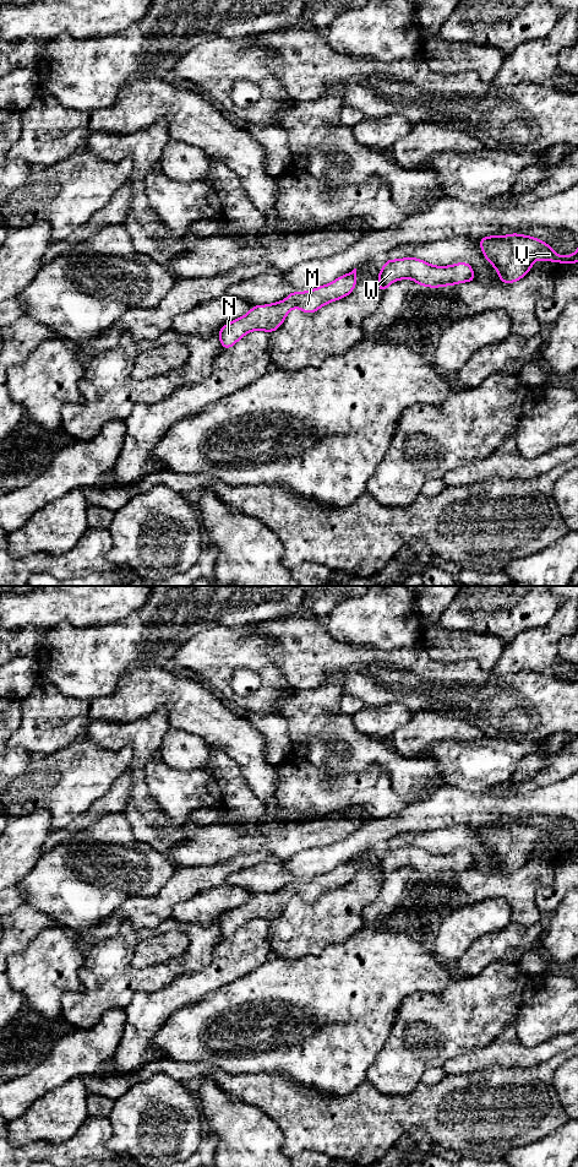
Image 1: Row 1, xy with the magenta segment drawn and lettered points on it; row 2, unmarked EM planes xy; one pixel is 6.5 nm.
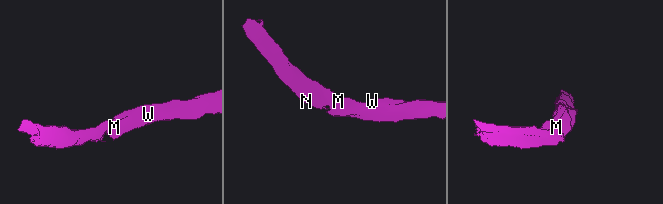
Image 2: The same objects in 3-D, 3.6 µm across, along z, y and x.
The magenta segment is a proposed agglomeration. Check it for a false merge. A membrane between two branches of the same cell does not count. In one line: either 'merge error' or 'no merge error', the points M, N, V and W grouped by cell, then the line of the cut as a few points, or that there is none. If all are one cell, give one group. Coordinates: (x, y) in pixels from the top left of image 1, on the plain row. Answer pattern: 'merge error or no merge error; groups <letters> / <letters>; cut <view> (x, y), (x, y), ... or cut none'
no merge error; groups M N V W; cut none

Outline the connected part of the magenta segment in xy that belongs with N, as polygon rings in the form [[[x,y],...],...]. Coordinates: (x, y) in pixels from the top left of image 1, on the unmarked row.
[[[356,857],[328,873],[311,879],[290,880],[282,890],[273,890],[268,894],[252,894],[246,903],[225,912],[217,924],[223,938],[229,938],[251,919],[274,921],[284,911],[293,896],[298,896],[306,902],[313,902],[321,895],[351,883],[355,874]]]

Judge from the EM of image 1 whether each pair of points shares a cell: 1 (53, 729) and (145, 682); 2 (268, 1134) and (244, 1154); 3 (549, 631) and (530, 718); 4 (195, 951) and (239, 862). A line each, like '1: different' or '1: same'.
1: same
2: same
3: different
4: different

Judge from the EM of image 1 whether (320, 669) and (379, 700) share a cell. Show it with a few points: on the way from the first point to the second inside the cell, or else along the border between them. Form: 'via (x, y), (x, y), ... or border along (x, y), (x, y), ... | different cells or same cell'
via (334, 665), (343, 665), (364, 685) | same cell

